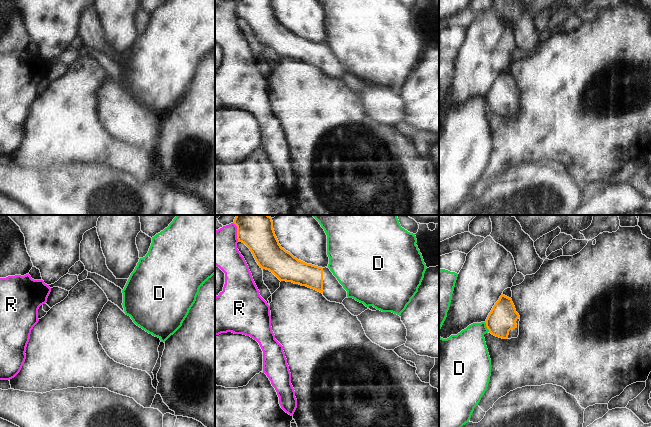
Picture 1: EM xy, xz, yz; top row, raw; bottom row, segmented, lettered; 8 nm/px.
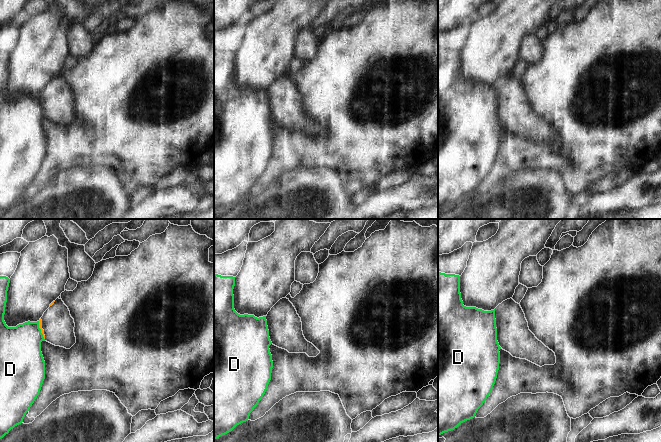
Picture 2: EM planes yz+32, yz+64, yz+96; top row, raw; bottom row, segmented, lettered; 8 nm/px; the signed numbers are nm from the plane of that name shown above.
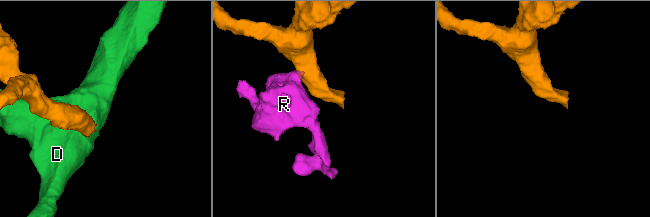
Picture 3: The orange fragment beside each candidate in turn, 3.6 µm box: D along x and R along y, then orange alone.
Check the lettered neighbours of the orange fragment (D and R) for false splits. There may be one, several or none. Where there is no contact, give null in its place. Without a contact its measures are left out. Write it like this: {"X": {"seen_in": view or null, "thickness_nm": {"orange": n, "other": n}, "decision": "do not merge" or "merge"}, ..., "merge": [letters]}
{"D": {"seen_in": "yz", "thickness_nm": {"orange": 220, "other": 320}, "decision": "do not merge"}, "R": {"seen_in": "xz", "thickness_nm": {"orange": 280, "other": 280}, "decision": "do not merge"}, "merge": []}

